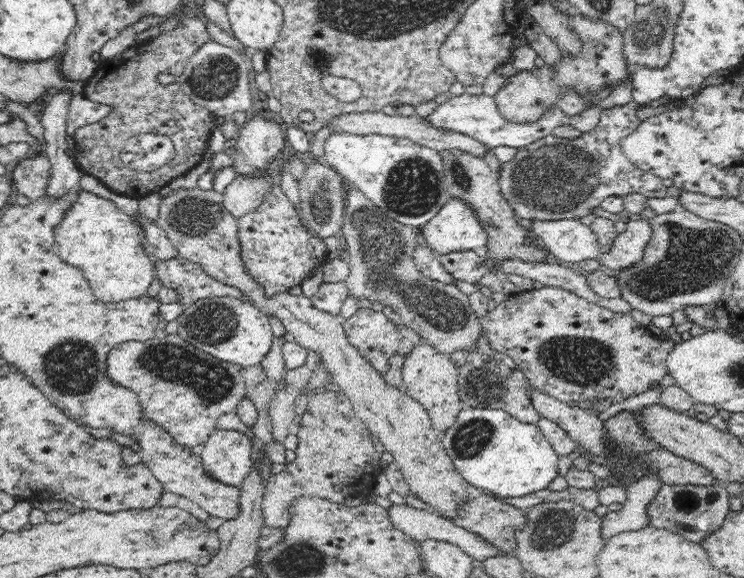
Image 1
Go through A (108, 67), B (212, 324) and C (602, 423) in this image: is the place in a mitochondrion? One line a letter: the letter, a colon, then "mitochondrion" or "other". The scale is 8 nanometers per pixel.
A: other
B: mitochondrion
C: other

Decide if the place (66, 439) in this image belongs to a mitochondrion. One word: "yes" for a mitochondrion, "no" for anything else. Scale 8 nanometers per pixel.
no

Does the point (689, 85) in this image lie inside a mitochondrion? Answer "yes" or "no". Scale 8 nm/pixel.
no

